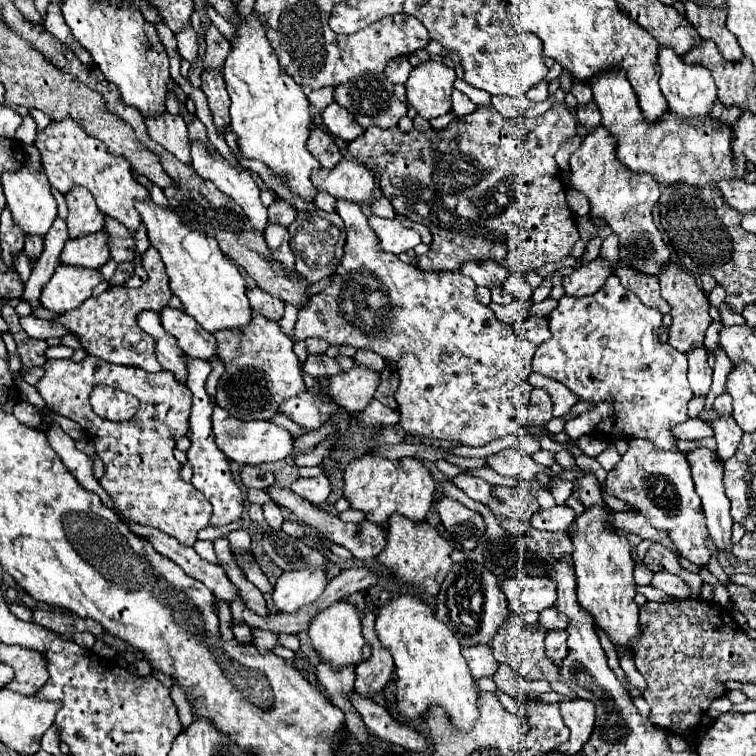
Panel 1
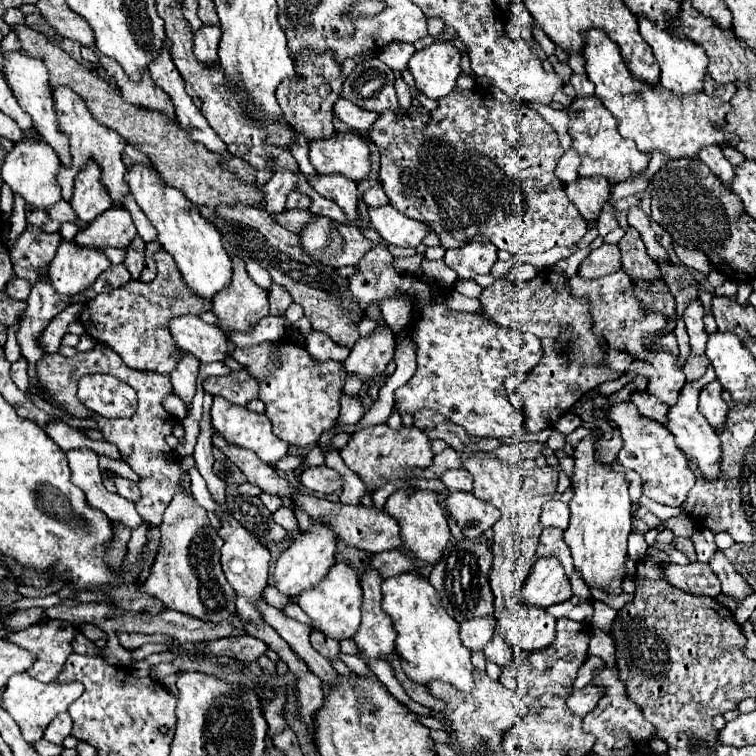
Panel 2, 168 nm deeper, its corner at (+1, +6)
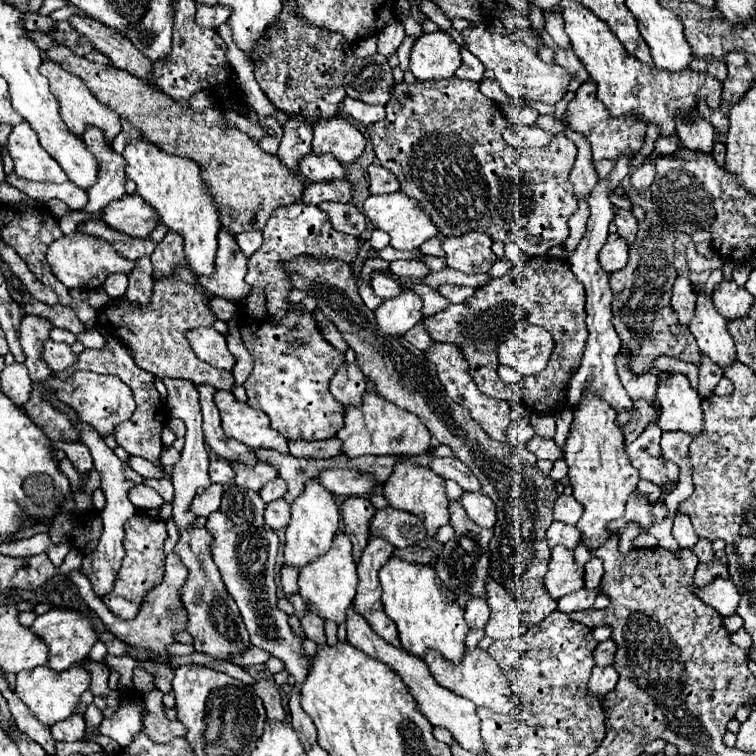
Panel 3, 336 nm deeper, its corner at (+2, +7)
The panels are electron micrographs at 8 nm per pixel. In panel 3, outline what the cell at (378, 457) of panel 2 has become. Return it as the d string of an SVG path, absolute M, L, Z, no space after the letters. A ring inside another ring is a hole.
M367 392L361 406L347 406L345 408L345 426L337 432L337 438L343 442L341 452L349 458L355 456L419 456L429 452L431 448L431 434L429 430L417 420L417 416L397 408L395 404L383 400L375 392Z

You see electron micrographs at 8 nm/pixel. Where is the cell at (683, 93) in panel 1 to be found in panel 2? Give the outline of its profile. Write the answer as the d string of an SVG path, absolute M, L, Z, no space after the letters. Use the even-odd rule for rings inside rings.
M638 15L638 27L640 27L640 35L644 37L644 41L652 47L654 57L660 65L660 85L670 89L674 95L690 95L690 93L700 93L702 91L702 83L704 83L704 75L706 75L706 53L704 49L690 41L688 37L676 37L674 31L658 27L654 21L650 21L644 15Z

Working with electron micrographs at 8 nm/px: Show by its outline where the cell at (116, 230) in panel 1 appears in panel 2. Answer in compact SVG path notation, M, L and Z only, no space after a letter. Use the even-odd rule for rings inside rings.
M136 235L136 239L130 243L130 247L126 251L126 261L124 261L124 265L130 271L132 279L140 279L140 275L142 275L142 269L144 269L144 251L146 251L146 245Z

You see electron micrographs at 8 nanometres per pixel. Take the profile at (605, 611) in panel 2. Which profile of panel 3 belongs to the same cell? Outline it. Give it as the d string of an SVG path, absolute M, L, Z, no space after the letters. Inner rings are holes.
M631 522L629 528L625 528L621 534L619 534L619 552L621 554L629 554L633 550L633 542L635 538L641 534L641 526L637 526L635 522Z

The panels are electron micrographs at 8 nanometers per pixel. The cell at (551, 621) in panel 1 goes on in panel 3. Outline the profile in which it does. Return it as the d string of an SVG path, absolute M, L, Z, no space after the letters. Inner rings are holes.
M581 588L579 592L575 594L567 594L563 598L557 600L557 610L563 612L563 614L573 614L573 612L581 612L581 610L589 610L593 608L593 602L597 598L597 590L585 590Z

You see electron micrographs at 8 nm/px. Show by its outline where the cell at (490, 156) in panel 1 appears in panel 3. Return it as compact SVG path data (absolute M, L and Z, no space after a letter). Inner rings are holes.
M449 78L449 80L435 80L435 82L415 82L415 84L397 84L393 86L393 96L389 100L389 104L385 104L385 120L379 120L379 122L373 122L367 126L367 134L373 142L373 148L375 148L375 154L381 162L383 168L391 170L399 184L401 184L401 192L409 198L413 198L421 210L425 210L431 218L431 222L437 226L439 234L443 238L451 238L451 236L463 236L467 232L485 232L493 242L515 242L527 256L543 256L549 248L553 246L561 246L567 238L569 238L569 226L567 226L567 220L571 214L577 212L577 198L573 196L573 188L571 188L571 182L569 182L569 170L575 162L575 156L577 156L577 146L565 138L563 134L555 134L553 140L545 146L545 148L513 148L509 146L505 140L503 140L503 130L511 126L509 118L501 112L499 104L493 102L491 98L483 96L481 90L479 90L479 82L469 82L469 80L459 80L459 78Z

